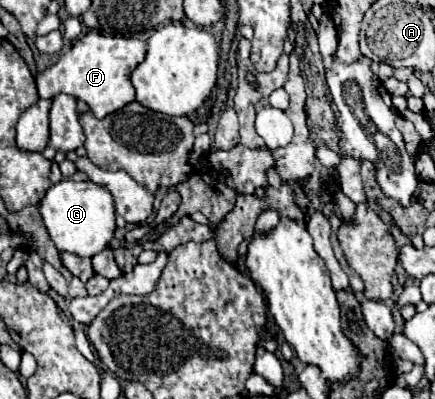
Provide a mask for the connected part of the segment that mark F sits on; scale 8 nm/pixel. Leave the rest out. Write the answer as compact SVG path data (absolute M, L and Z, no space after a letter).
M92 30L78 38L72 48L44 72L44 82L36 82L39 97L52 99L58 92L66 92L78 100L84 100L96 118L104 118L134 100L130 72L144 60L144 56L146 42L124 36L102 36Z

